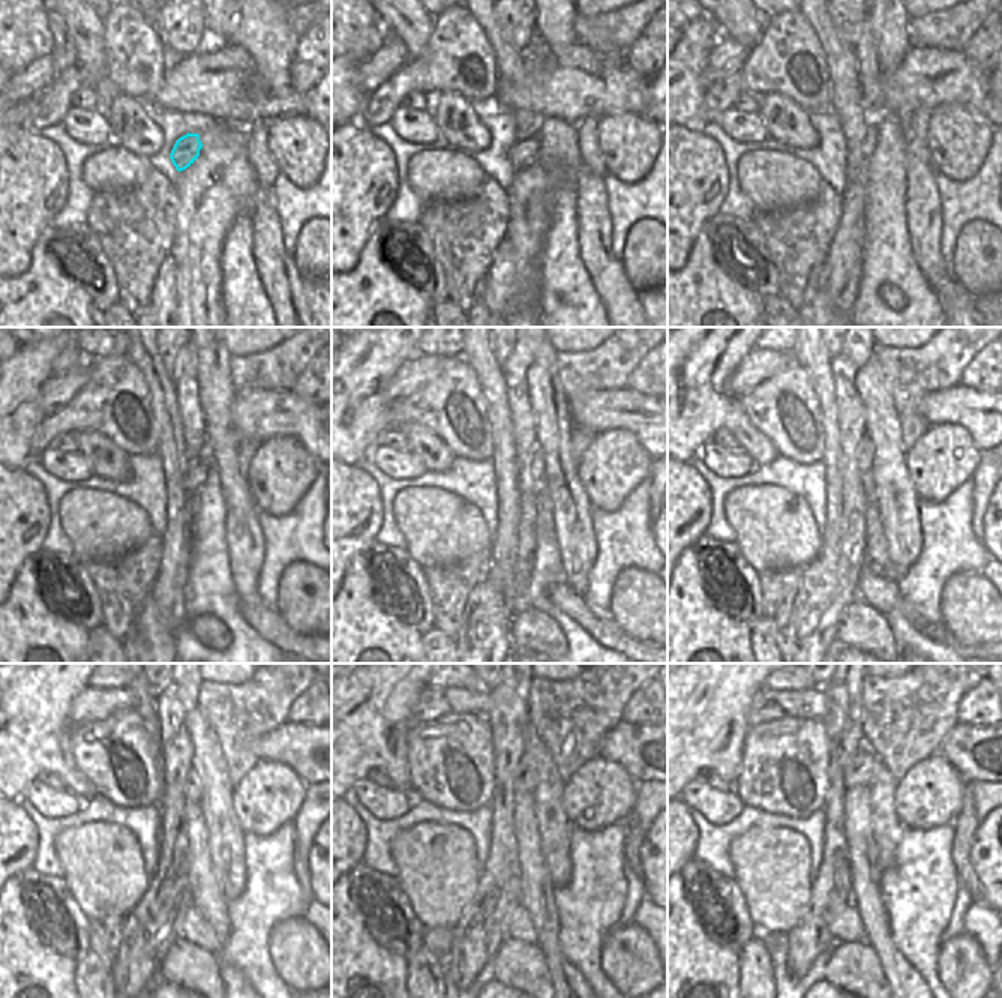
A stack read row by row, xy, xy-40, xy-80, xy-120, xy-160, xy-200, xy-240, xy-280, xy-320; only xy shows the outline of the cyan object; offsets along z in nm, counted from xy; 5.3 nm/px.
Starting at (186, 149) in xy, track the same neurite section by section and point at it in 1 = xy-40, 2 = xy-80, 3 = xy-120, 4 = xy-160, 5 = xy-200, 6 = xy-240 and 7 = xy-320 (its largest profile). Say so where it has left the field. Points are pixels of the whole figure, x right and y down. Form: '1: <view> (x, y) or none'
1: xy-40 (522, 153)
2: xy-80 (858, 158)
3: xy-120 (195, 479)
4: xy-160 (537, 462)
5: xy-200 (864, 449)
6: xy-240 (192, 787)
7: xy-320 (861, 769)

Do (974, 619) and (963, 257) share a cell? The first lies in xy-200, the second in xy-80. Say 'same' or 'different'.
same

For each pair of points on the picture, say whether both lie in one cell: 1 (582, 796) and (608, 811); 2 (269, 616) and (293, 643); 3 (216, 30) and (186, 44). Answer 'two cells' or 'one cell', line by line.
1: one cell
2: one cell
3: two cells

